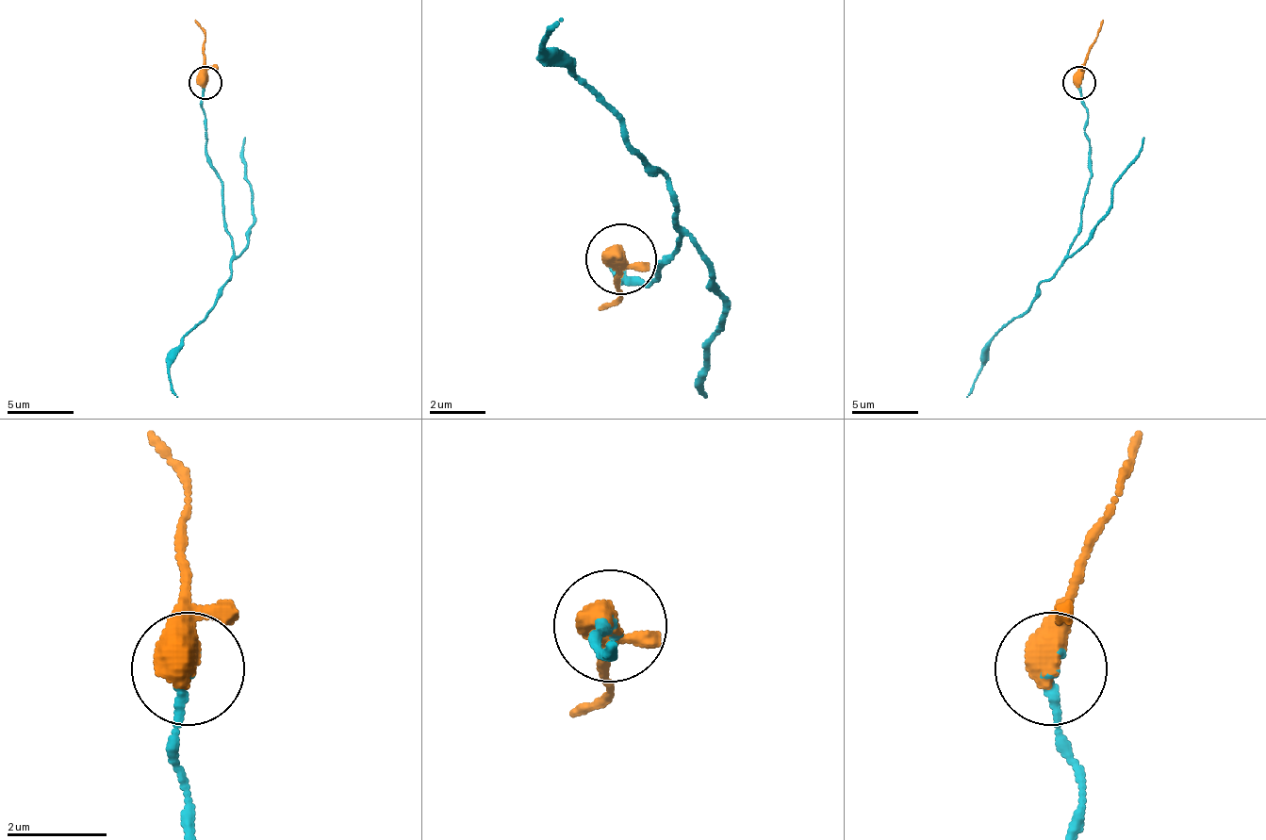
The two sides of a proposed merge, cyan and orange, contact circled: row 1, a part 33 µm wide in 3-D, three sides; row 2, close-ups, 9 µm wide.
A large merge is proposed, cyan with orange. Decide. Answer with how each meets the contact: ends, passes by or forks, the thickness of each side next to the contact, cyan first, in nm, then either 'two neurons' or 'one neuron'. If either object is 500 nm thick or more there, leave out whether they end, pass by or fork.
170 nm thick on the cyan side, 650 nm on the other; one neuron

